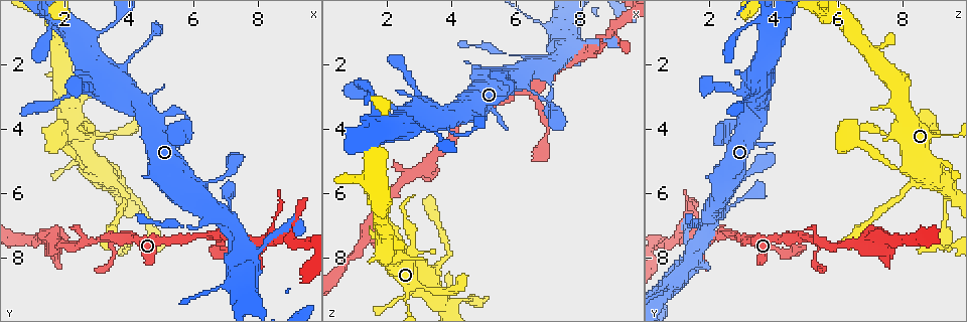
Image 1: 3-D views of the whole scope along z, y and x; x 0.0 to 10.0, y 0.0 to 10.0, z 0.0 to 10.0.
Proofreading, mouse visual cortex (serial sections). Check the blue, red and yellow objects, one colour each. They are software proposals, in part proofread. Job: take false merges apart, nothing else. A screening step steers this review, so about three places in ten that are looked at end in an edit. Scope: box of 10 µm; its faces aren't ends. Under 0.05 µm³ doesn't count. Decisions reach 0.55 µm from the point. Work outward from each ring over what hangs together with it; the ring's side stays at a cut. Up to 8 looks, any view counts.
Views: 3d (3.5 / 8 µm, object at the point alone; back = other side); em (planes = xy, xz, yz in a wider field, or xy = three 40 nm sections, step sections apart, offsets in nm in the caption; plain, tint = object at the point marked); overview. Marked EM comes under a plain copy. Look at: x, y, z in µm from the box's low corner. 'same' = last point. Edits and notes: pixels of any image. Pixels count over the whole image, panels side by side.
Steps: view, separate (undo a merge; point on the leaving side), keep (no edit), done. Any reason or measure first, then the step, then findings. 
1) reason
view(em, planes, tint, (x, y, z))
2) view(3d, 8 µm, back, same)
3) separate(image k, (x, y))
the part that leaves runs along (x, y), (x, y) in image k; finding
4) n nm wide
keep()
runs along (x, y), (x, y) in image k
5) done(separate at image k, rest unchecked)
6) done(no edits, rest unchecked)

narrows sharply
view(3d, 3.5 µm, (2.85, 4.10, 7.45))

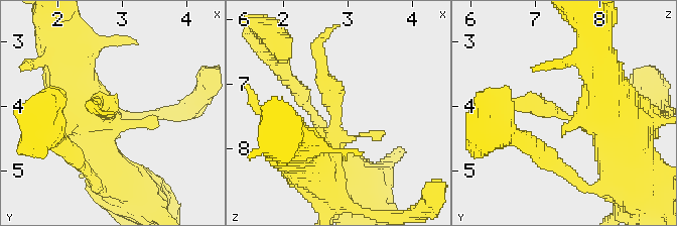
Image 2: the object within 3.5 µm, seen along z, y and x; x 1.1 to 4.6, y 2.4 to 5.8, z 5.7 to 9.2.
shape alone is not enough
view(em, xy, step 2, tint, (2.80, 4.15, 7.50))

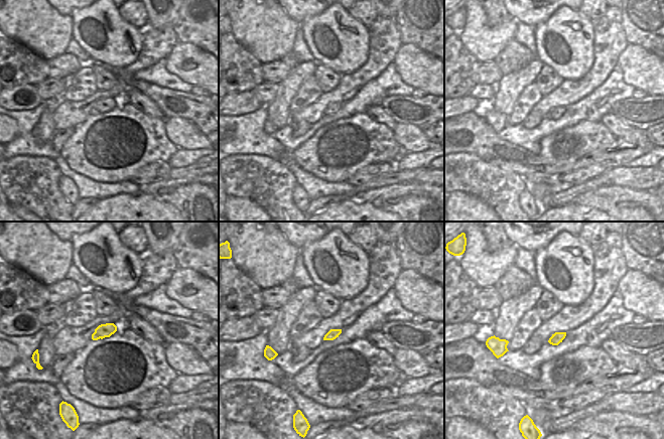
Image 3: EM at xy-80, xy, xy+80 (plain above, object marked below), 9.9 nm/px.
separate(image 2, (335, 85))
a second cell is stuck on

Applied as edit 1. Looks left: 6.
three arms meet
view(3d, 3.5 µm, (8.00, 7.80, 1.35))

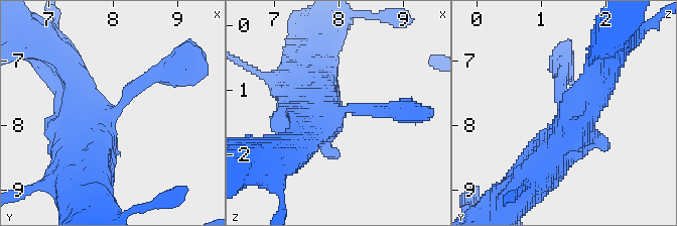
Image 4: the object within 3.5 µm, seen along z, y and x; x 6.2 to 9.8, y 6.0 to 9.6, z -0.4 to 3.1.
need the tissue
view(em, xy, step 1, tint, (7.90, 7.85, 1.35))

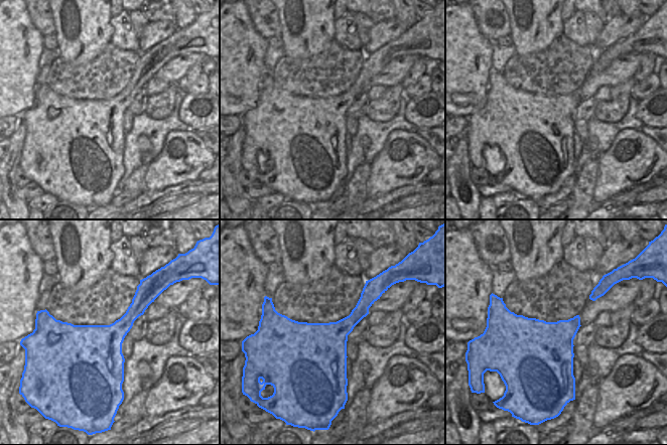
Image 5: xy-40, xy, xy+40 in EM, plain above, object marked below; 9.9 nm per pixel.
cut it another way
view(em, xy, step 2, tint, same)

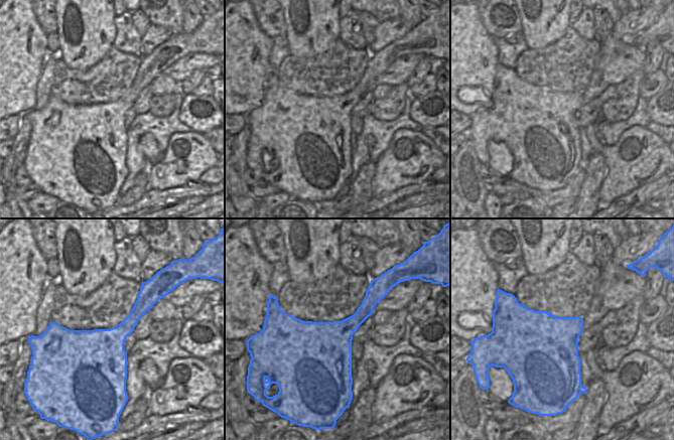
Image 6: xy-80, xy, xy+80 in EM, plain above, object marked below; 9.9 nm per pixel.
600 nm wide
keep()
runs along (599, 76), (571, 131), (527, 184) in image 4; continuous, no second cell

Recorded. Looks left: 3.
calibre changes
view(3d, 8 µm, back, (6.65, 8.95, 0.75))

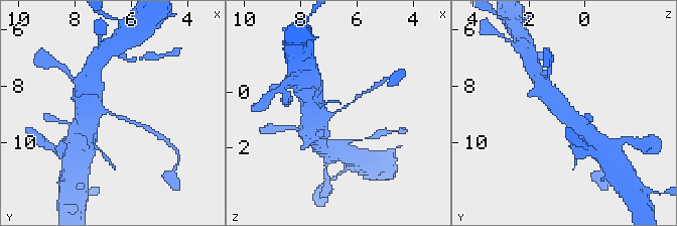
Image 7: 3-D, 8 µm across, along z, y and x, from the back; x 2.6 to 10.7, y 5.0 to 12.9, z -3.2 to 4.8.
arms of 150, 450 nm
view(em, xy, step 3, tint, same)

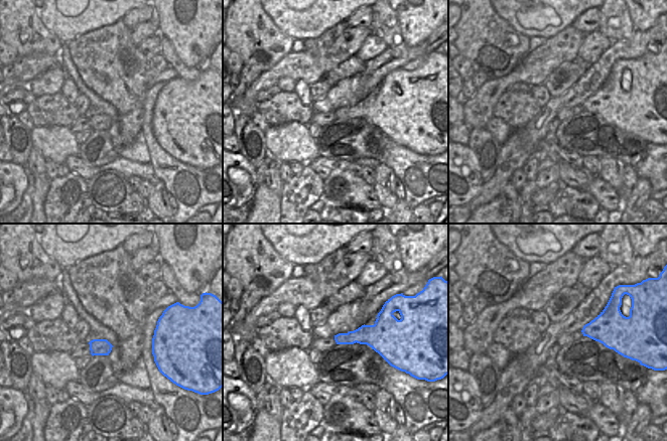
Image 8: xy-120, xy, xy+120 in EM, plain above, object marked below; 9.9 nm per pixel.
separate(image 7, (122, 117))
the part that leaves runs along (110, 113), (143, 126) in image 7; a second cell is stuck on

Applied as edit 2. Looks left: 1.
done(separate at image 2, separate at image 7, rest unchecked)

